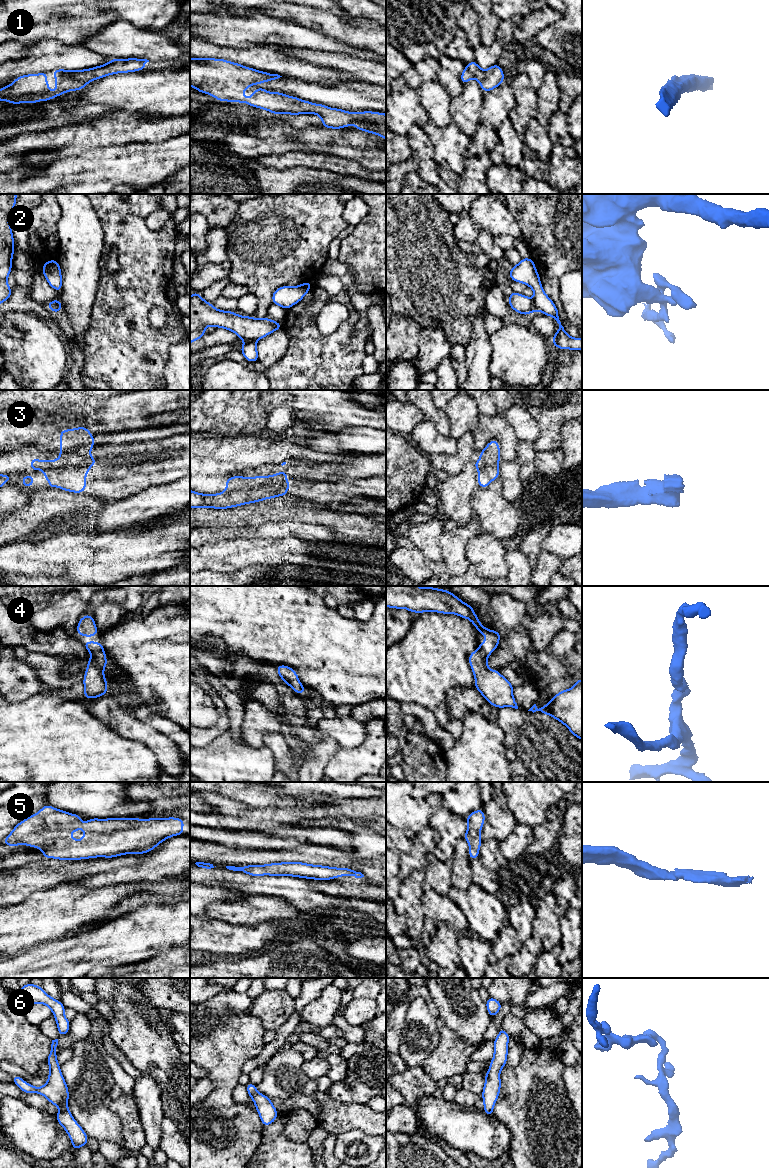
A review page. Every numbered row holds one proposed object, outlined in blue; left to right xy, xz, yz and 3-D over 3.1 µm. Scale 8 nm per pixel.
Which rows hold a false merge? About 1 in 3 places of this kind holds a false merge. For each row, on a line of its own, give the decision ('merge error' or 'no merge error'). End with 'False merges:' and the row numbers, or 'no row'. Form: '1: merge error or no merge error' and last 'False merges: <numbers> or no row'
1: no merge error
2: merge error
3: no merge error
4: no merge error
5: no merge error
6: no merge error
False merges: 2

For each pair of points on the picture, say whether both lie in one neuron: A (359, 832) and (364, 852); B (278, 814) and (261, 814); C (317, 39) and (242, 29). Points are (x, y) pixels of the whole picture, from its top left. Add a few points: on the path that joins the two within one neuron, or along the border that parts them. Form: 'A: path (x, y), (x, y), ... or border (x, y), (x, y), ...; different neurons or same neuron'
A: path (364, 837), (364, 847); same neuron
B: path (274, 814), (265, 814); same neuron
C: path (298, 35), (282, 28), (261, 28); same neuron

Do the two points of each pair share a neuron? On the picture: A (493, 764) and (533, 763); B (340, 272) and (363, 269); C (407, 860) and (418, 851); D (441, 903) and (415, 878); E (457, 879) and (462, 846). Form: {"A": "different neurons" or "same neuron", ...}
{"A": "different neurons", "B": "different neurons", "C": "same neuron", "D": "different neurons", "E": "same neuron"}

